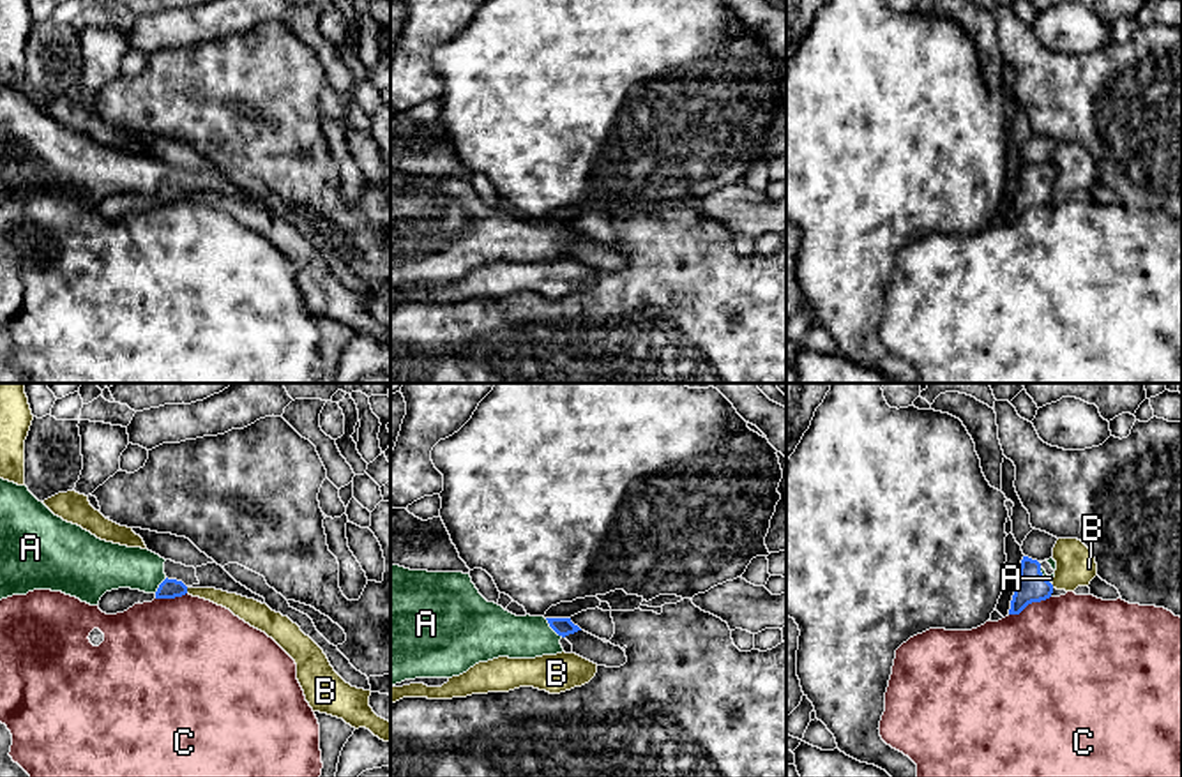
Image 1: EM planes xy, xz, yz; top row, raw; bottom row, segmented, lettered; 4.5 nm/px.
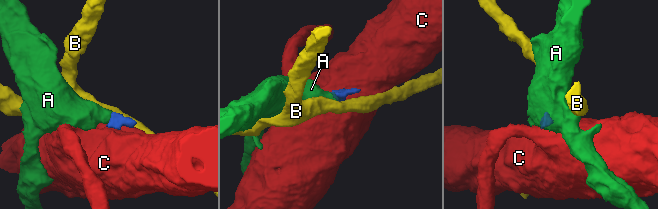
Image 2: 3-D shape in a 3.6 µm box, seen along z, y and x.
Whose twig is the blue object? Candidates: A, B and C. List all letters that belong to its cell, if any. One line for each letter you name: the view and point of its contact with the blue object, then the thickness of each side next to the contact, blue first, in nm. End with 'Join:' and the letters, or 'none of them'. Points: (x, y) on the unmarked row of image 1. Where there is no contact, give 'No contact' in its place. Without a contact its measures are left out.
A: Touches blue at xz (553, 233). Thickness 80 nm (blue) against 220 nm
Join: A

